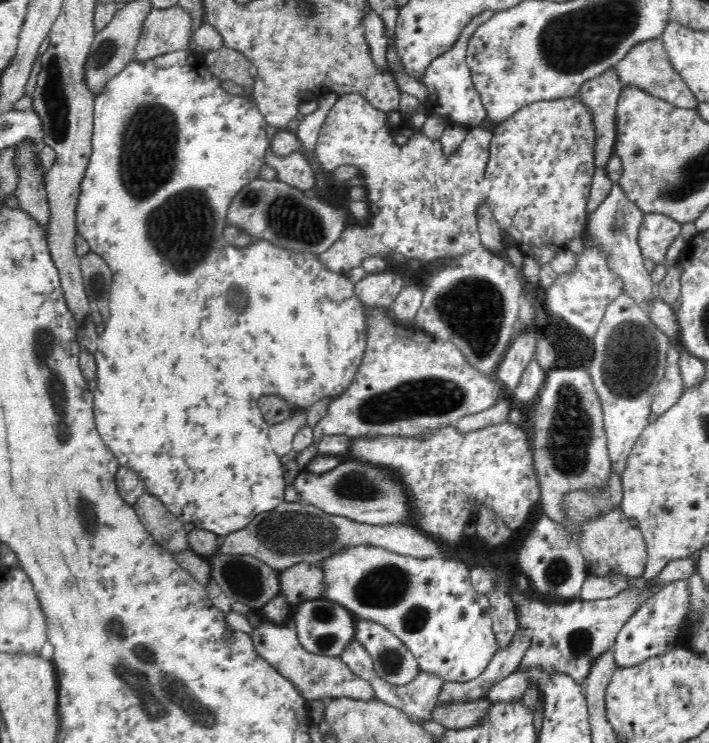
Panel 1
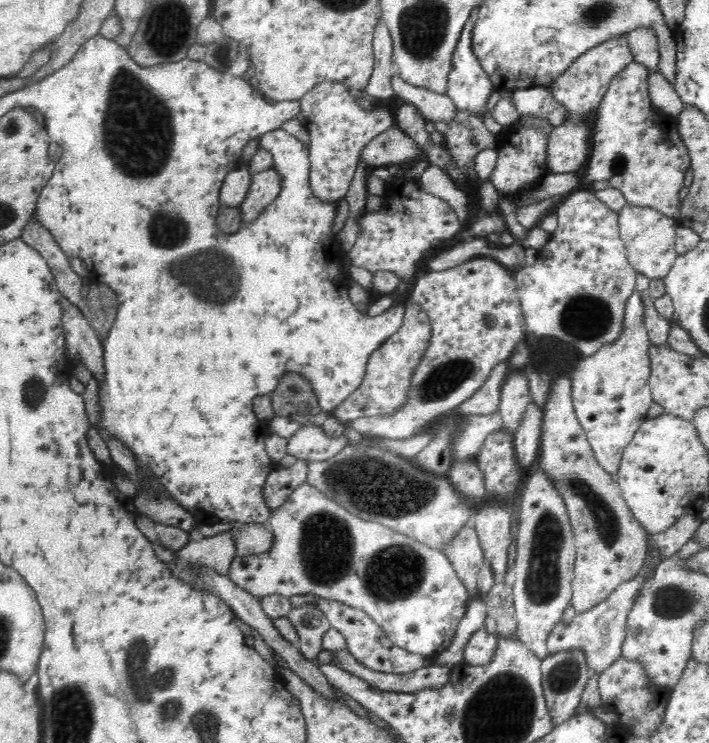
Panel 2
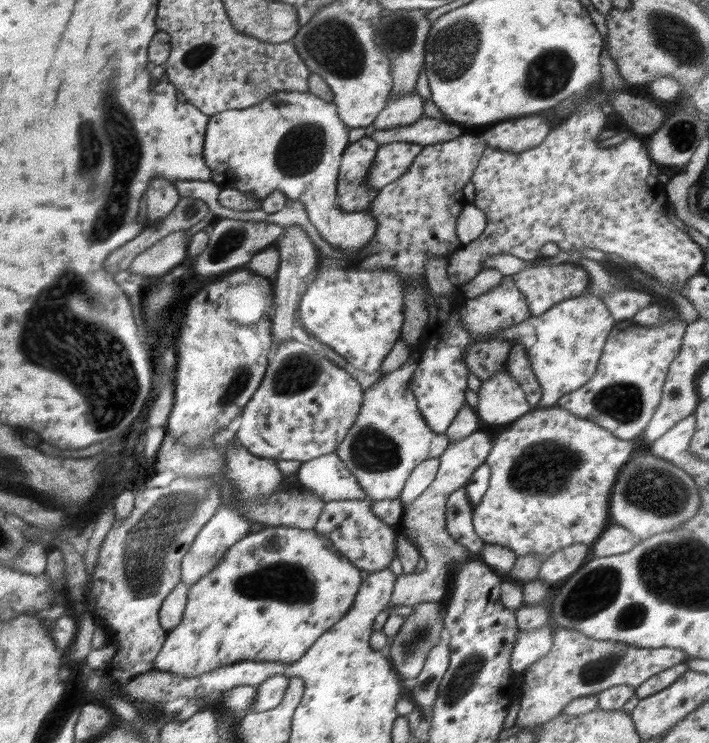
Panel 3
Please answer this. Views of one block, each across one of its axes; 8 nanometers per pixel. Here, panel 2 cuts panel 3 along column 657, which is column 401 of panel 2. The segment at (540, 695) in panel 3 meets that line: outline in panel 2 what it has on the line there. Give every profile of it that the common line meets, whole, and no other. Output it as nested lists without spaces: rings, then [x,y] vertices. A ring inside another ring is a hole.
[[[310,594],[290,596],[290,604],[293,607],[304,606],[305,604],[314,605],[314,607],[322,610],[326,618],[330,621],[330,626],[342,633],[346,637],[347,651],[360,663],[370,670],[378,672],[387,672],[388,674],[406,674],[406,672],[414,672],[418,668],[430,666],[433,658],[408,652],[386,636],[384,629],[376,624],[370,616],[360,608],[354,608],[335,600],[326,600],[319,596]]]

